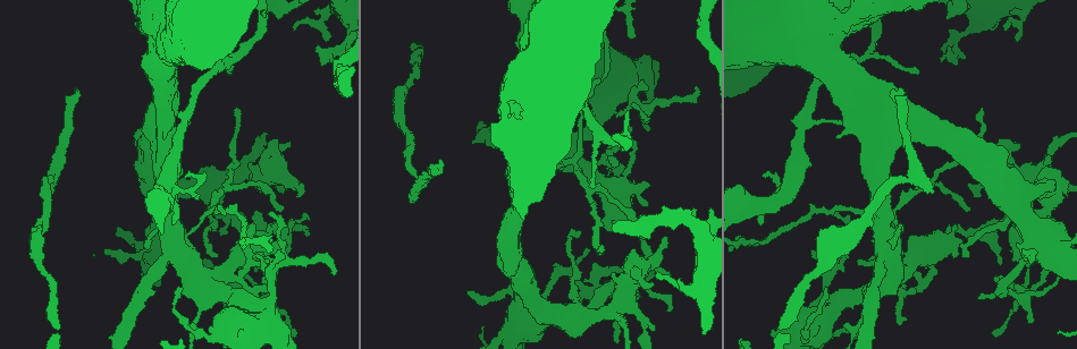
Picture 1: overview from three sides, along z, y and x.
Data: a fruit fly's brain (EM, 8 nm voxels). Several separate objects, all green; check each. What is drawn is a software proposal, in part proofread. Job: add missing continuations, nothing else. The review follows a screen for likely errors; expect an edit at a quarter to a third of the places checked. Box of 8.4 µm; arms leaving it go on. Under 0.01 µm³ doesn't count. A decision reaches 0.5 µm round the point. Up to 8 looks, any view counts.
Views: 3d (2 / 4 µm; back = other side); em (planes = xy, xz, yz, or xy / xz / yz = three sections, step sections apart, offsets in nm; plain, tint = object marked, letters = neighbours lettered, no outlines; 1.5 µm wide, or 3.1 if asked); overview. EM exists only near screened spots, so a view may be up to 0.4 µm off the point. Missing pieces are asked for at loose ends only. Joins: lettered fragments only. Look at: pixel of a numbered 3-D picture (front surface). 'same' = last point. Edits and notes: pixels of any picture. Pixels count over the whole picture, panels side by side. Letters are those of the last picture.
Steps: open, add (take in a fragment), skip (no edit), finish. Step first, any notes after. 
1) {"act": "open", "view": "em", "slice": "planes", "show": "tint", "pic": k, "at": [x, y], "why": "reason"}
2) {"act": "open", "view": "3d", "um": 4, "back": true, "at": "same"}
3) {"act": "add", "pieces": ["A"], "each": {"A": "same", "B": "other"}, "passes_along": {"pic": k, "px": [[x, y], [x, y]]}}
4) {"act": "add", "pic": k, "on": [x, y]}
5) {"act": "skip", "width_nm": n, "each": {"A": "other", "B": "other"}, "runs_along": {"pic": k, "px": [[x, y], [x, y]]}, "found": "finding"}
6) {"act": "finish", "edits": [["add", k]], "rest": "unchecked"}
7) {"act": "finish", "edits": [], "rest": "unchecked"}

{"act": "open", "view": "3d", "um": 4, "pic": 1, "at": [651, 281]}

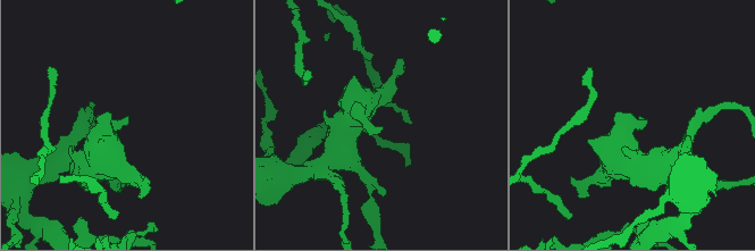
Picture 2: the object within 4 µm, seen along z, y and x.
{"act": "open", "view": "em", "slice": "planes", "show": "letters", "pic": 2, "at": [128, 116]}

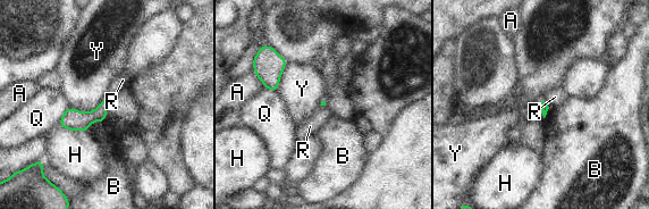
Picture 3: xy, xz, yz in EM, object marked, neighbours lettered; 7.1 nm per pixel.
{"act": "skip", "each": {"A": "other", "B": "other", "H": "other", "Q": "other", "R": "other", "Y": "other"}, "found": "none of them fits"}

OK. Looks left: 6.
{"act": "open", "view": "em", "slice": "planes", "show": "plain", "pic": 1, "at": [307, 218], "why": "tapers out"}

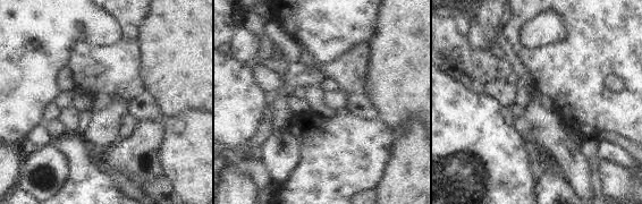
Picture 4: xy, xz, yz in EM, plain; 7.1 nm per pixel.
{"act": "open", "view": "em", "slice": "planes", "show": "tint", "at": "same", "why": "where the object lies"}

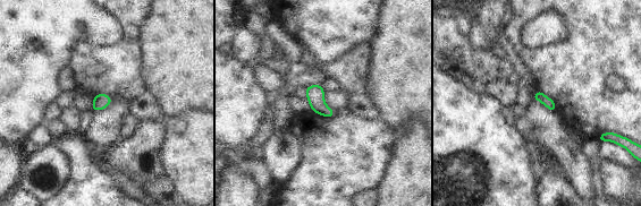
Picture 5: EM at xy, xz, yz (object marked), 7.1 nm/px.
{"act": "open", "view": "em", "slice": "planes", "show": "letters", "at": "same", "why": "what lies round it"}

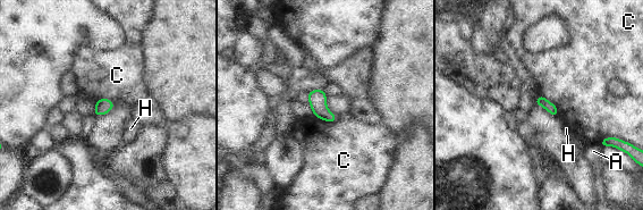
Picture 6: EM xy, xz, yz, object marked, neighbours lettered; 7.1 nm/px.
{"act": "skip", "each": {"A": "other", "C": "other", "H": "other"}, "found": "no lettered fragment goes on from it"}

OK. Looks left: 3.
{"act": "open", "view": "em", "slice": "planes", "show": "tint", "pic": 1, "at": [439, 162], "why": "free end"}

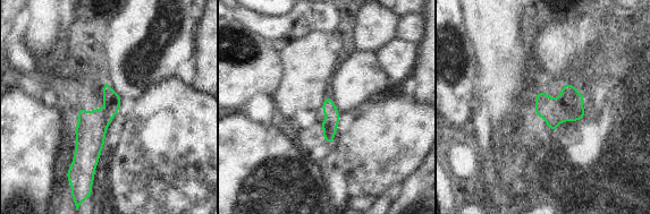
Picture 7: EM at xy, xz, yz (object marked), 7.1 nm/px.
{"act": "open", "view": "em", "slice": "planes", "show": "letters", "at": "same"}

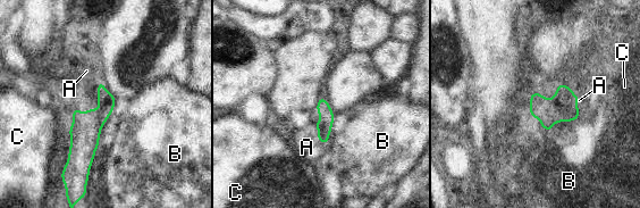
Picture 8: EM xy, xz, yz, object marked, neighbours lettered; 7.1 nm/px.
{"act": "add", "pieces": ["A"], "each": {"A": "same", "B": "other", "C": "other"}, "passes_along": {"pic": 8, "px": [[85, 130], [98, 99], [86, 71]]}, "found": "the neuron continues"}

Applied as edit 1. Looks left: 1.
{"act": "finish", "edits": [["add", 8]], "rest": "unchecked"}

